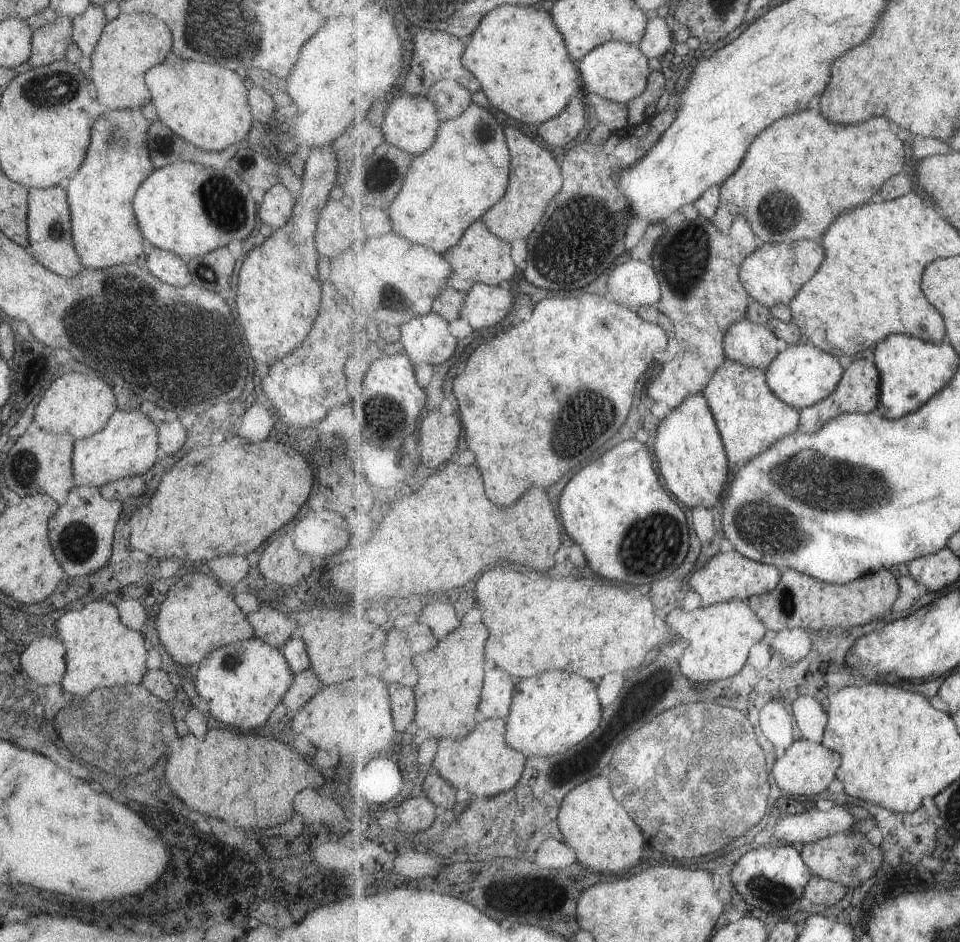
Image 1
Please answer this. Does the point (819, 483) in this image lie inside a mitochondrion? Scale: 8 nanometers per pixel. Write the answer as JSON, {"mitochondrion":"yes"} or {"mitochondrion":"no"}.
{"mitochondrion":"yes"}

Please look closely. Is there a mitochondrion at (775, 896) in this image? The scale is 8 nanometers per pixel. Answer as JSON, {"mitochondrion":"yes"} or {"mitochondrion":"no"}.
{"mitochondrion":"yes"}

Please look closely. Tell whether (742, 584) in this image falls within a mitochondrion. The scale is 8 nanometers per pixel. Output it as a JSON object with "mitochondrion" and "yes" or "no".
{"mitochondrion":"no"}

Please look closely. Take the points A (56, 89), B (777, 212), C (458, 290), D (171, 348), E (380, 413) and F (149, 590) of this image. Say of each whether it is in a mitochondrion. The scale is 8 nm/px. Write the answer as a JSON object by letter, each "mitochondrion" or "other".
{"A":"mitochondrion","B":"mitochondrion","C":"other","D":"mitochondrion","E":"mitochondrion","F":"other"}

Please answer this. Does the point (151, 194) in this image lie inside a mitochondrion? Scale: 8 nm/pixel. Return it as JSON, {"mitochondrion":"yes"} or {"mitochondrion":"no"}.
{"mitochondrion":"no"}

